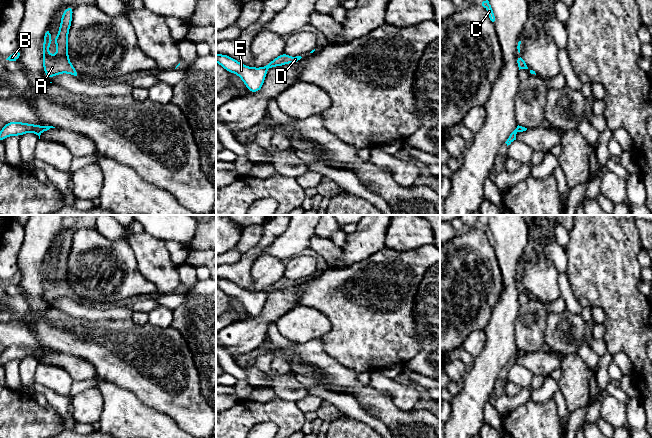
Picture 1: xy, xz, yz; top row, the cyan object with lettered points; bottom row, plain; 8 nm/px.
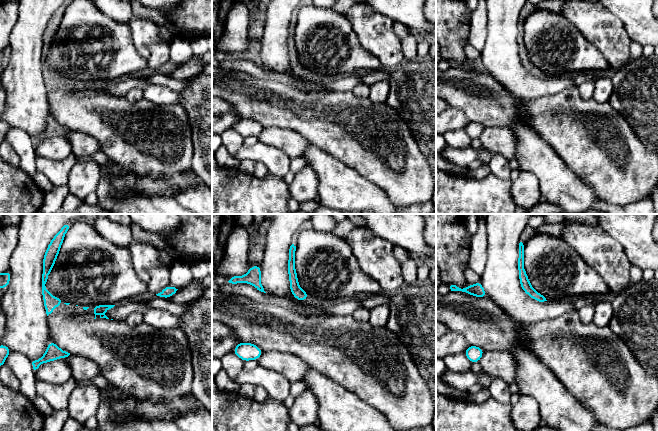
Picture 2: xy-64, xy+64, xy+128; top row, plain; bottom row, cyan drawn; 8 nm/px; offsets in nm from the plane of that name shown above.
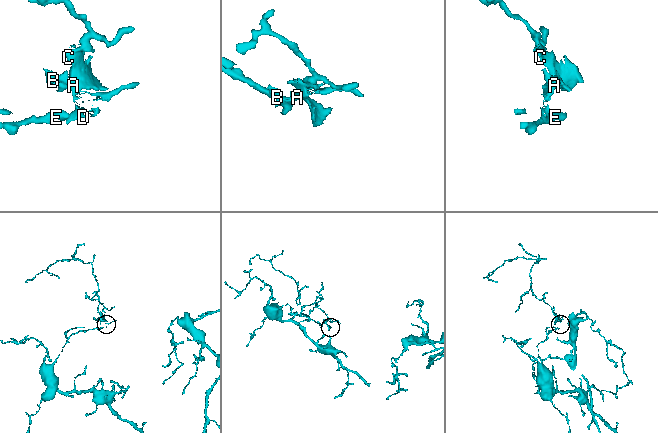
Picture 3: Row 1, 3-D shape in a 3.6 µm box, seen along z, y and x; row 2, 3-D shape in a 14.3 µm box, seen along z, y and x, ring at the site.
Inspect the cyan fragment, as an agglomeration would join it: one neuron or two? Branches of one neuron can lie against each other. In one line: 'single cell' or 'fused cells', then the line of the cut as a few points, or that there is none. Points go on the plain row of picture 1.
fused cells | xz (264, 291), (266, 293)

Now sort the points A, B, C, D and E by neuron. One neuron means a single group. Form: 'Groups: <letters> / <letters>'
Groups: A B C D / E

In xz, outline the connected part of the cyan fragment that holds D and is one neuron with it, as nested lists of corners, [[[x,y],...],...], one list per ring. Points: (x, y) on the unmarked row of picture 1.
[[[283,276],[280,280],[278,280],[274,284],[268,286],[265,289],[265,292],[269,293],[269,292],[277,291],[277,290],[283,290],[288,287],[295,287],[298,284],[300,284],[301,282],[302,282],[301,280],[293,281],[293,280],[289,280]]]

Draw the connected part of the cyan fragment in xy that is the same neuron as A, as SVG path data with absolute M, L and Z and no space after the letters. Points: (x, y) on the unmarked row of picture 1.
M74 230L67 231L61 240L61 248L59 250L59 257L55 267L57 269L57 279L49 279L49 269L51 267L51 258L49 255L45 257L43 264L43 292L45 299L52 302L60 297L67 297L77 300L77 296L71 288L68 281L68 257L72 246Z

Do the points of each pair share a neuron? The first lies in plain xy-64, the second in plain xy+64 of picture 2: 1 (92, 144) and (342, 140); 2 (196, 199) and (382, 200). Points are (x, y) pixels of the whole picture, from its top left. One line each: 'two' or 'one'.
1: two
2: two

